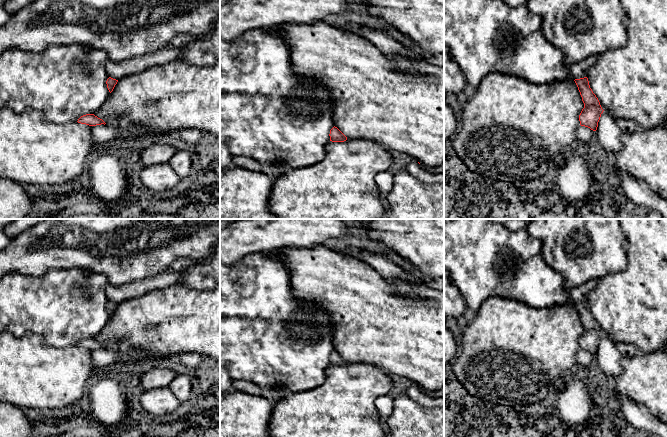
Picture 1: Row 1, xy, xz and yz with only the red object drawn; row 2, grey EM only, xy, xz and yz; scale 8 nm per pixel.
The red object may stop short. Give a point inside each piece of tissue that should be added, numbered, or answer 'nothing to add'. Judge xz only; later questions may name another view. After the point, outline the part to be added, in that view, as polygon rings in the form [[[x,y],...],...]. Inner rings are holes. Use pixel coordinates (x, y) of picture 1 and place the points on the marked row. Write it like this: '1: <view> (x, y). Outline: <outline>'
nothing to add

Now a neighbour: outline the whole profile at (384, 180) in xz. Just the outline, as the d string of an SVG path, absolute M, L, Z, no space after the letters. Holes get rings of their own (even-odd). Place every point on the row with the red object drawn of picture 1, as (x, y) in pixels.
M388 170L380 172L375 176L375 182L380 192L380 200L386 211L388 211L388 202L386 200L387 194L390 192L393 186L394 174Z

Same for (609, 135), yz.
M603 111L597 127L598 140L608 155L619 152L623 148L623 133L616 124L615 117Z

